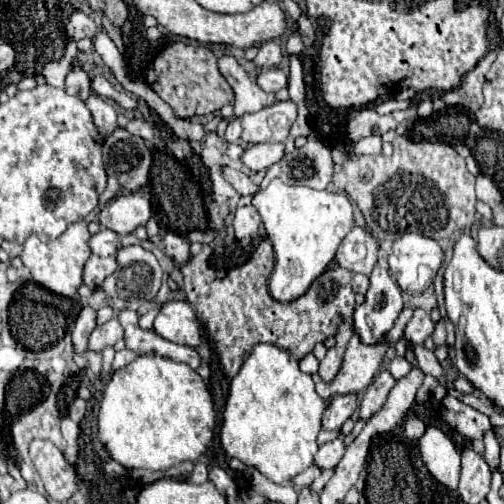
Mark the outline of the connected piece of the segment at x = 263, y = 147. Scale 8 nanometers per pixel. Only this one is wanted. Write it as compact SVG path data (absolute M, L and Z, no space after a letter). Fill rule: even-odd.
M252 144L246 148L242 162L258 172L264 168L270 168L272 164L276 164L280 158L284 156L284 144Z

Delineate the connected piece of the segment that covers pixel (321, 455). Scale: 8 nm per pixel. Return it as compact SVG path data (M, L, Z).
M336 438L336 440L332 440L332 442L326 442L324 446L320 446L318 448L318 452L316 452L316 456L314 456L314 464L318 466L318 468L334 468L338 462L340 462L340 458L342 458L342 454L344 454L344 442L342 442L342 438Z

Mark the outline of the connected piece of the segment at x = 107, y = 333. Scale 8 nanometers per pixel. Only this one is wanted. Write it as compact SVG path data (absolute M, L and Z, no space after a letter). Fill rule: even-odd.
M116 318L96 326L88 338L88 350L102 352L106 346L114 346L120 338L124 338L124 330Z

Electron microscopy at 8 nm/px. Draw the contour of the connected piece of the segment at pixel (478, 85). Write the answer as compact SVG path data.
M488 52L488 54L476 64L476 68L470 70L470 72L464 76L460 88L456 88L456 90L452 90L452 92L446 92L446 94L442 96L442 100L444 100L448 106L464 106L464 108L468 108L470 112L478 112L478 110L480 110L480 104L484 102L484 98L482 98L484 76L486 76L486 72L490 70L494 58L496 58L496 52Z

